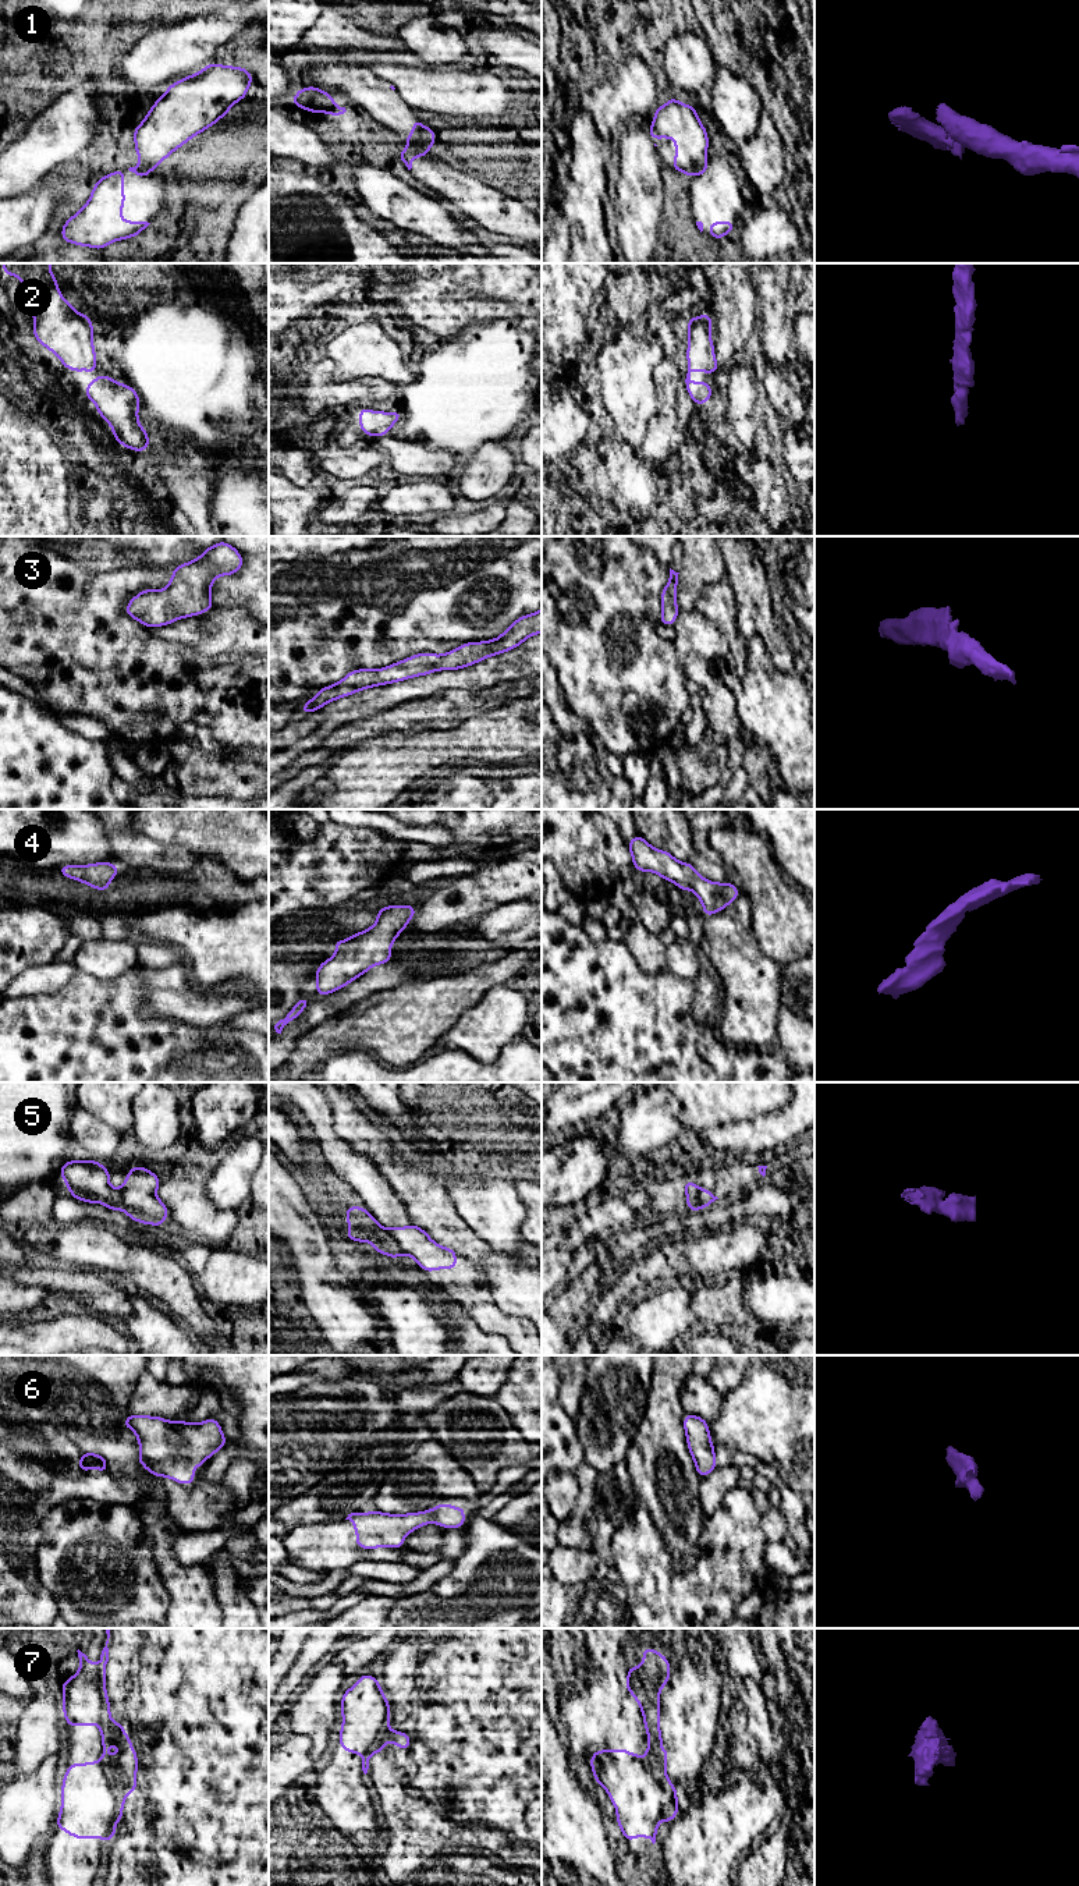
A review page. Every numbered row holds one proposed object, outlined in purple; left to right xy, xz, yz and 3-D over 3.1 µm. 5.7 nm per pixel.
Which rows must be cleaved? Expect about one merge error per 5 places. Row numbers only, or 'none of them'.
1, 5

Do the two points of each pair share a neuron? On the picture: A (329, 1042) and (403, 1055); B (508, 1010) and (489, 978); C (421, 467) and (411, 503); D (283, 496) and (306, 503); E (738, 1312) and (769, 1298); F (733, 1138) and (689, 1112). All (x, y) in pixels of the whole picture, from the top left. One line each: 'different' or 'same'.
A: same
B: different
C: different
D: same
E: different
F: different

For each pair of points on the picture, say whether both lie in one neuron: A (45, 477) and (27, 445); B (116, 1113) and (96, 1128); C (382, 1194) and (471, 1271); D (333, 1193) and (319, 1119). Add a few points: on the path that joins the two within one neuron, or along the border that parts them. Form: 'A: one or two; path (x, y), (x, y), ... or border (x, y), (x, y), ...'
A: one; path (36, 468), (27, 458), (27, 453)
B: two; border (77, 1108), (123, 1131)
C: one; path (396, 1219), (446, 1268)
D: two; border (313, 1144), (323, 1163), (334, 1174)

